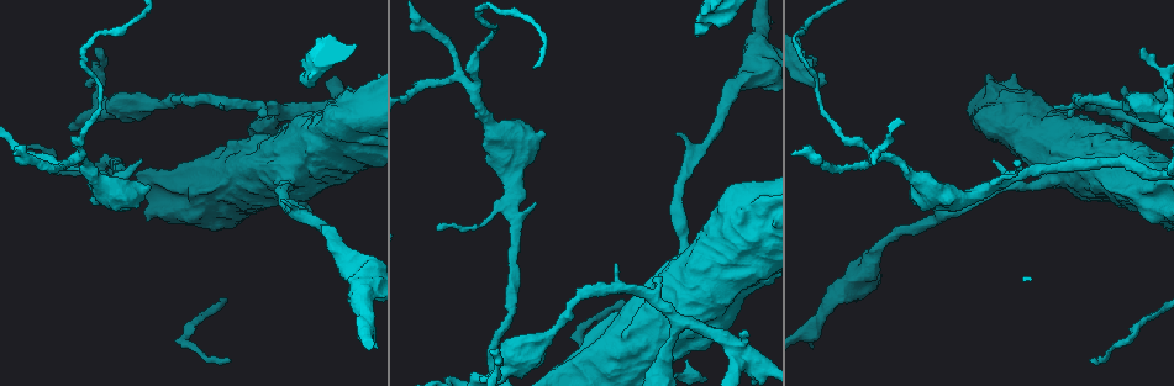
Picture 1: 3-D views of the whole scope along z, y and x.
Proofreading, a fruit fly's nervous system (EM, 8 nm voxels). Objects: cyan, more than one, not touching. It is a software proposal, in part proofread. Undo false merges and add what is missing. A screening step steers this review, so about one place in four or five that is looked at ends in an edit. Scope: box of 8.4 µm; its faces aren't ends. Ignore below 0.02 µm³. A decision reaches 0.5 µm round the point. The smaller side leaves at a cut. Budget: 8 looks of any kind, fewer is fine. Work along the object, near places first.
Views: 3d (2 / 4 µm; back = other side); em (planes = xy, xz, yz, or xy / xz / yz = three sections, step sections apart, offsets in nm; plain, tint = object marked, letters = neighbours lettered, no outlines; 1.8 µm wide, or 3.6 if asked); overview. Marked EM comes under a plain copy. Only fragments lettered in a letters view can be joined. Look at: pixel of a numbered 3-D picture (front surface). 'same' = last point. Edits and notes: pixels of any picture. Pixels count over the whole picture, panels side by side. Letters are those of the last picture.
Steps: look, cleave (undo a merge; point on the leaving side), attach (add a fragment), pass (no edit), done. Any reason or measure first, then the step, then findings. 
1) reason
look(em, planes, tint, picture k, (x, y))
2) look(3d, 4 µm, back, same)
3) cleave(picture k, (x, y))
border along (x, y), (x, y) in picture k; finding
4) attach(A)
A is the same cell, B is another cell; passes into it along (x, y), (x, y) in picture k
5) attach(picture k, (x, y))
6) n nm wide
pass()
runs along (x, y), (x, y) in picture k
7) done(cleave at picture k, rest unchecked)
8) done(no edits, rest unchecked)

look(em, xz, step 16, tint, picture 1, (733, 345))

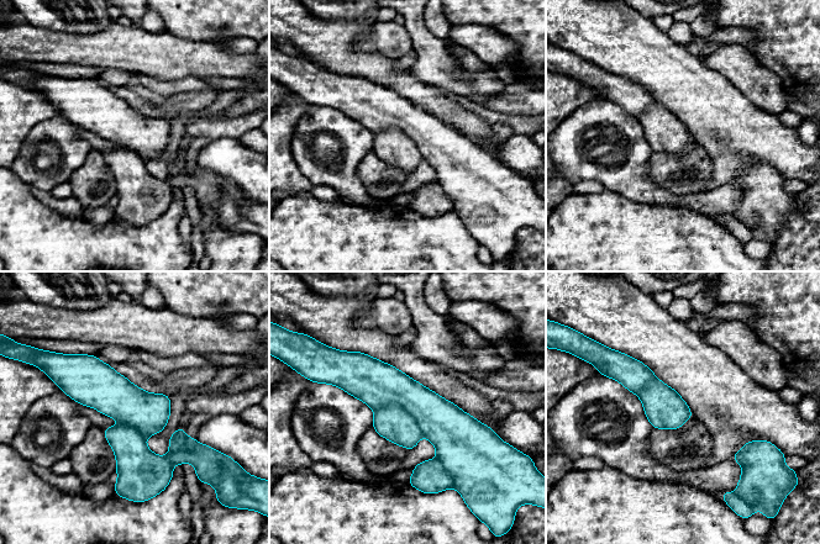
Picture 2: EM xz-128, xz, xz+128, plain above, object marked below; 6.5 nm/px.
another direction
look(em, planes, letters, same)

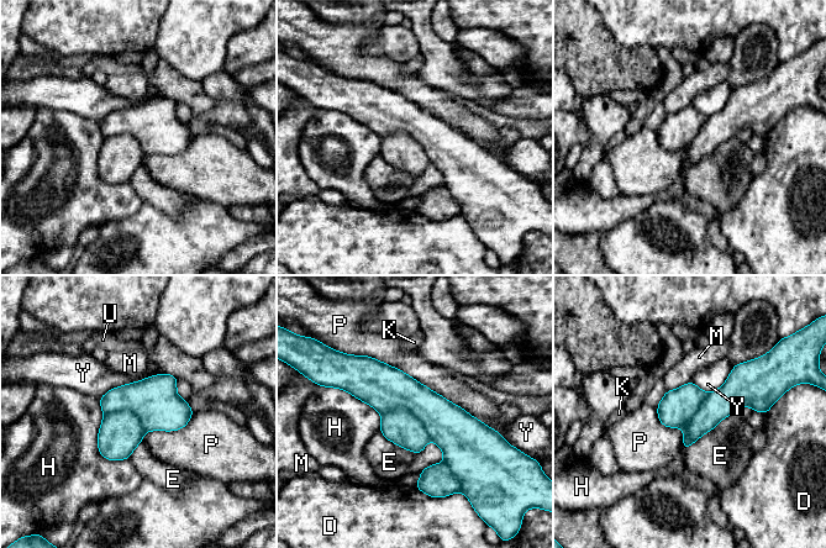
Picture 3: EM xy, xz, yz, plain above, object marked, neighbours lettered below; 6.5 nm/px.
cleave(picture 3, (384, 388))
D, E, H, K, M, P, U and Y are other cells; the part that leaves runs along (347, 385), (487, 432) in picture 3; a second cell is stuck on

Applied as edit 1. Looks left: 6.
stops while still wide
look(em, 3.6 µm, xz, step 4, tint, picture 1, (822, 83))

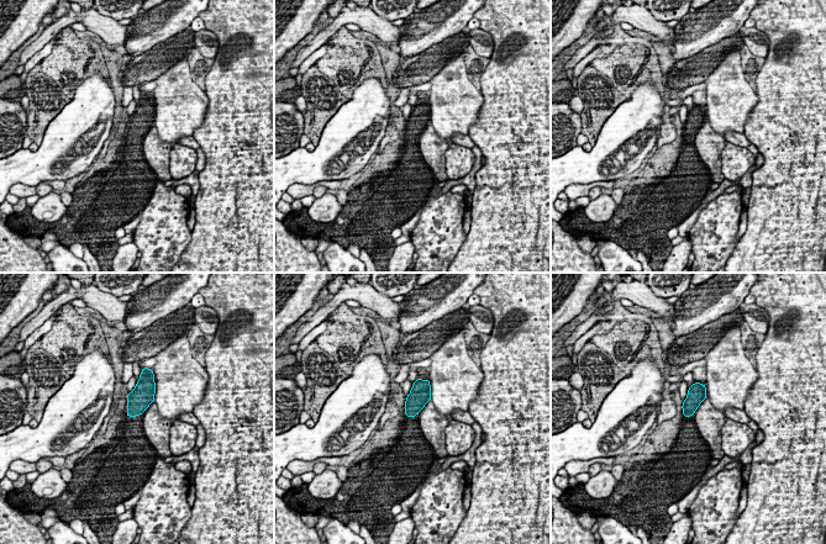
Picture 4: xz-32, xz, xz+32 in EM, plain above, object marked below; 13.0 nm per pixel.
look(em, 3.6 µm, planes, letters, same)

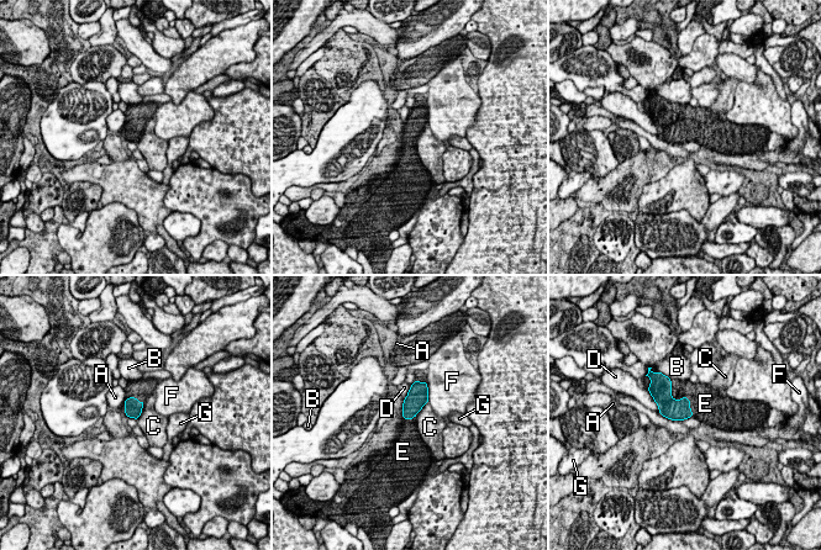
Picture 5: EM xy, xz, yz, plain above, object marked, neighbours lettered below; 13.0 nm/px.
attach(E)
E is the same cell, A, B, C, D, F and G are other cells; the cell continues

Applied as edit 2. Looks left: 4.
done(cleave at picture 3, attach at picture 5, rest unchecked)

